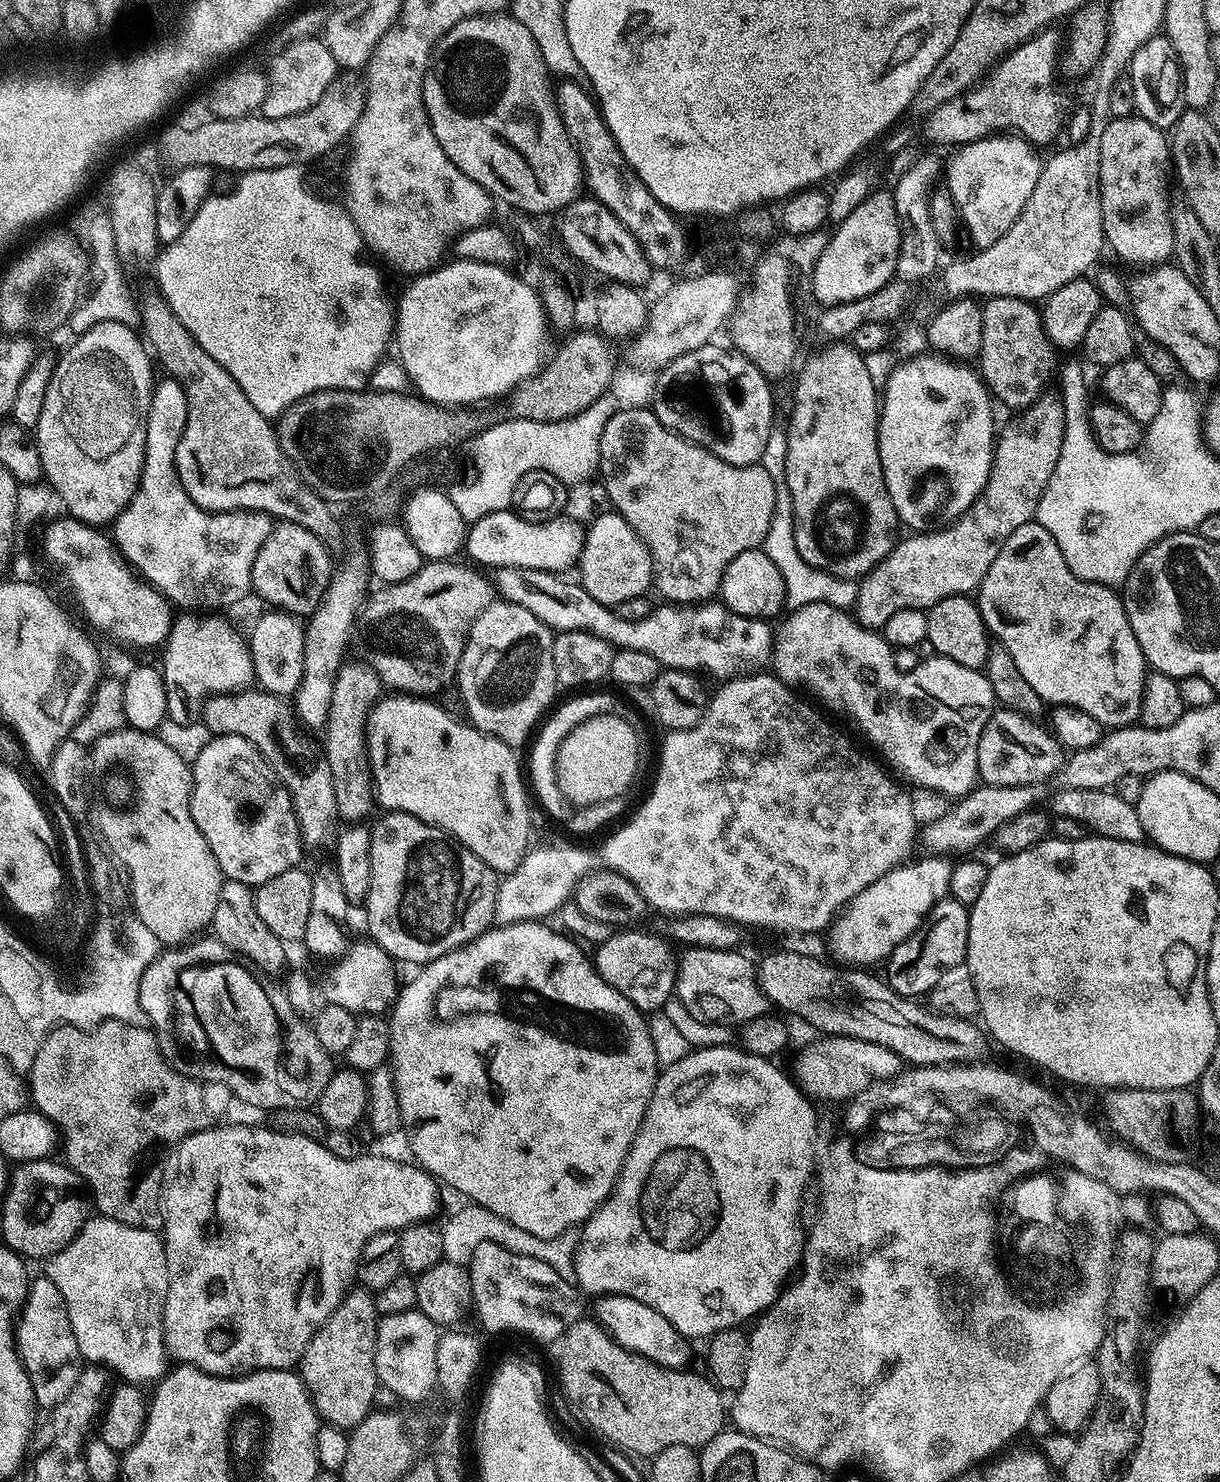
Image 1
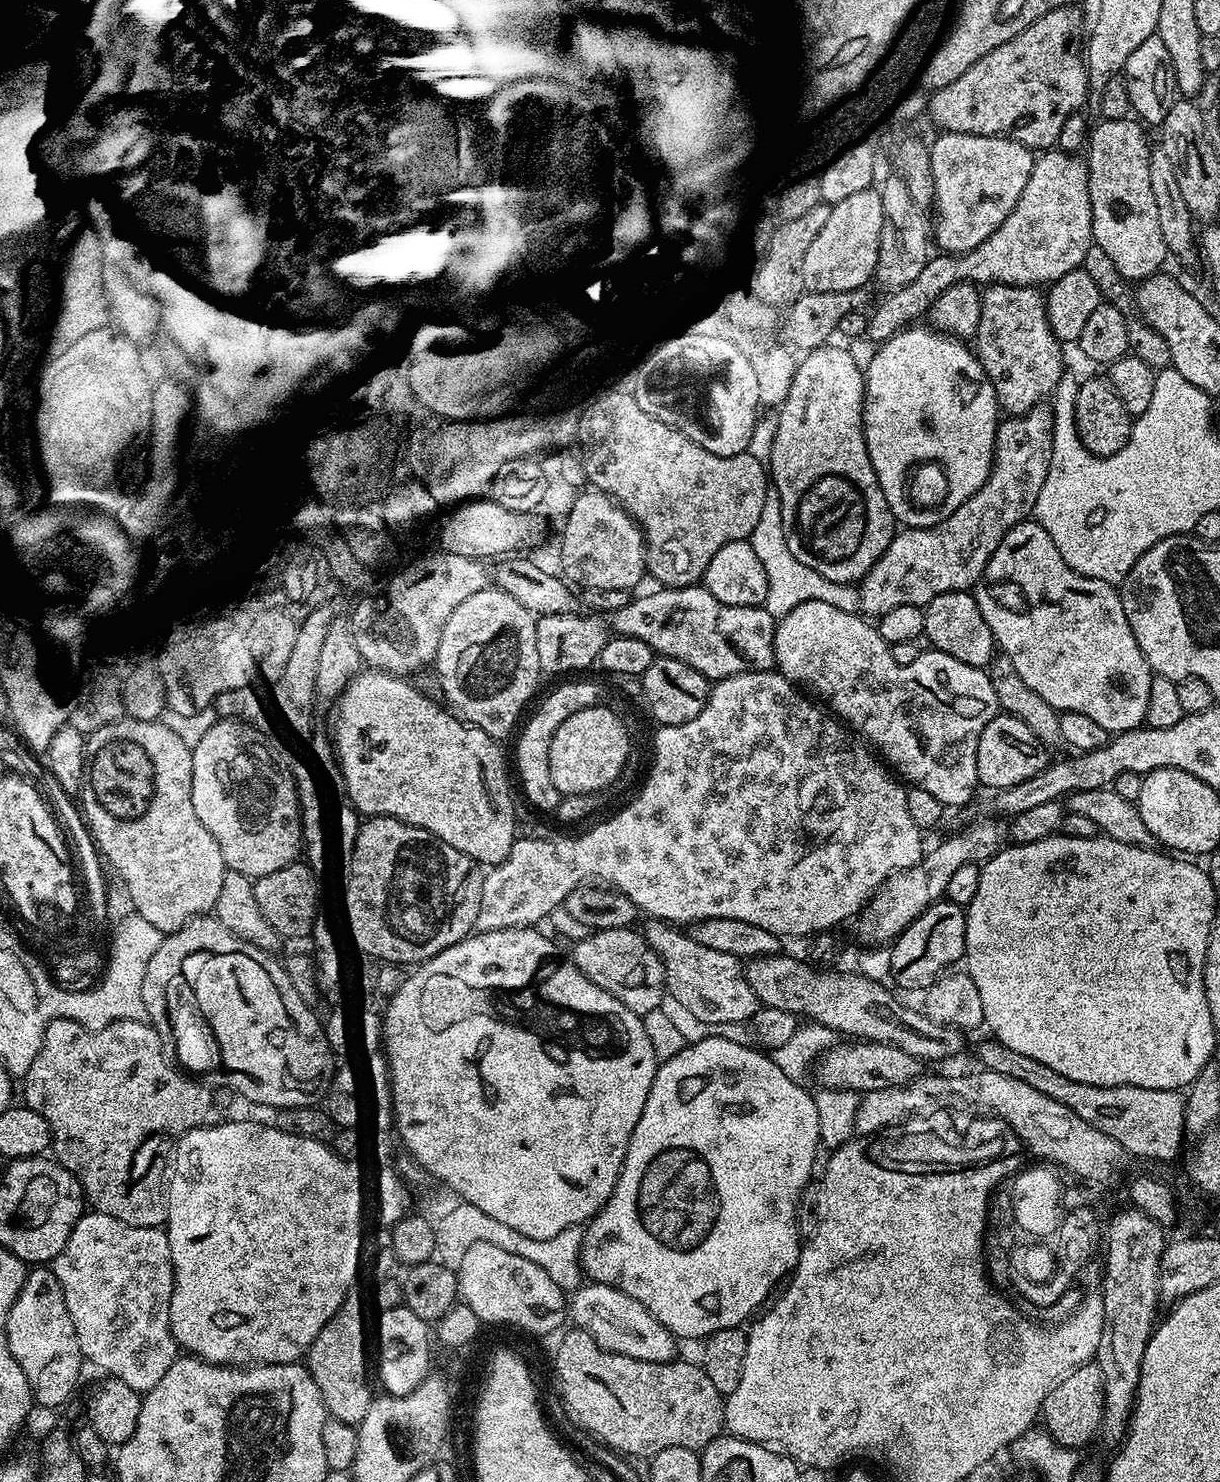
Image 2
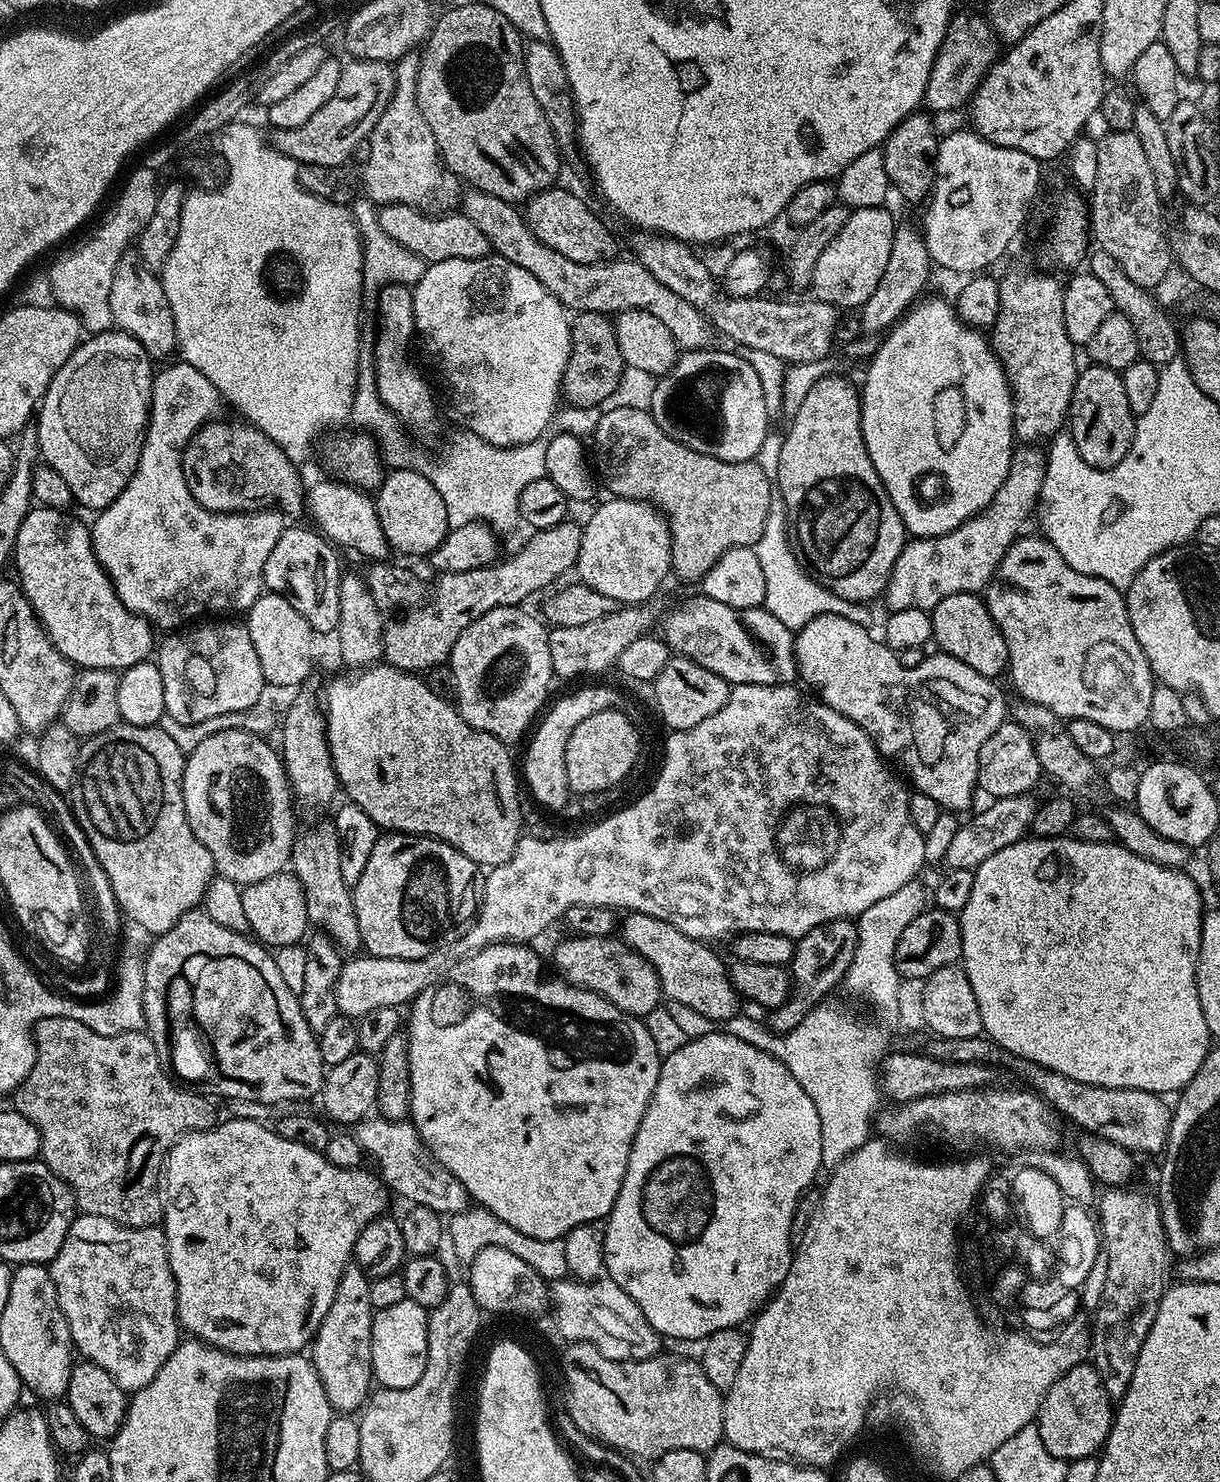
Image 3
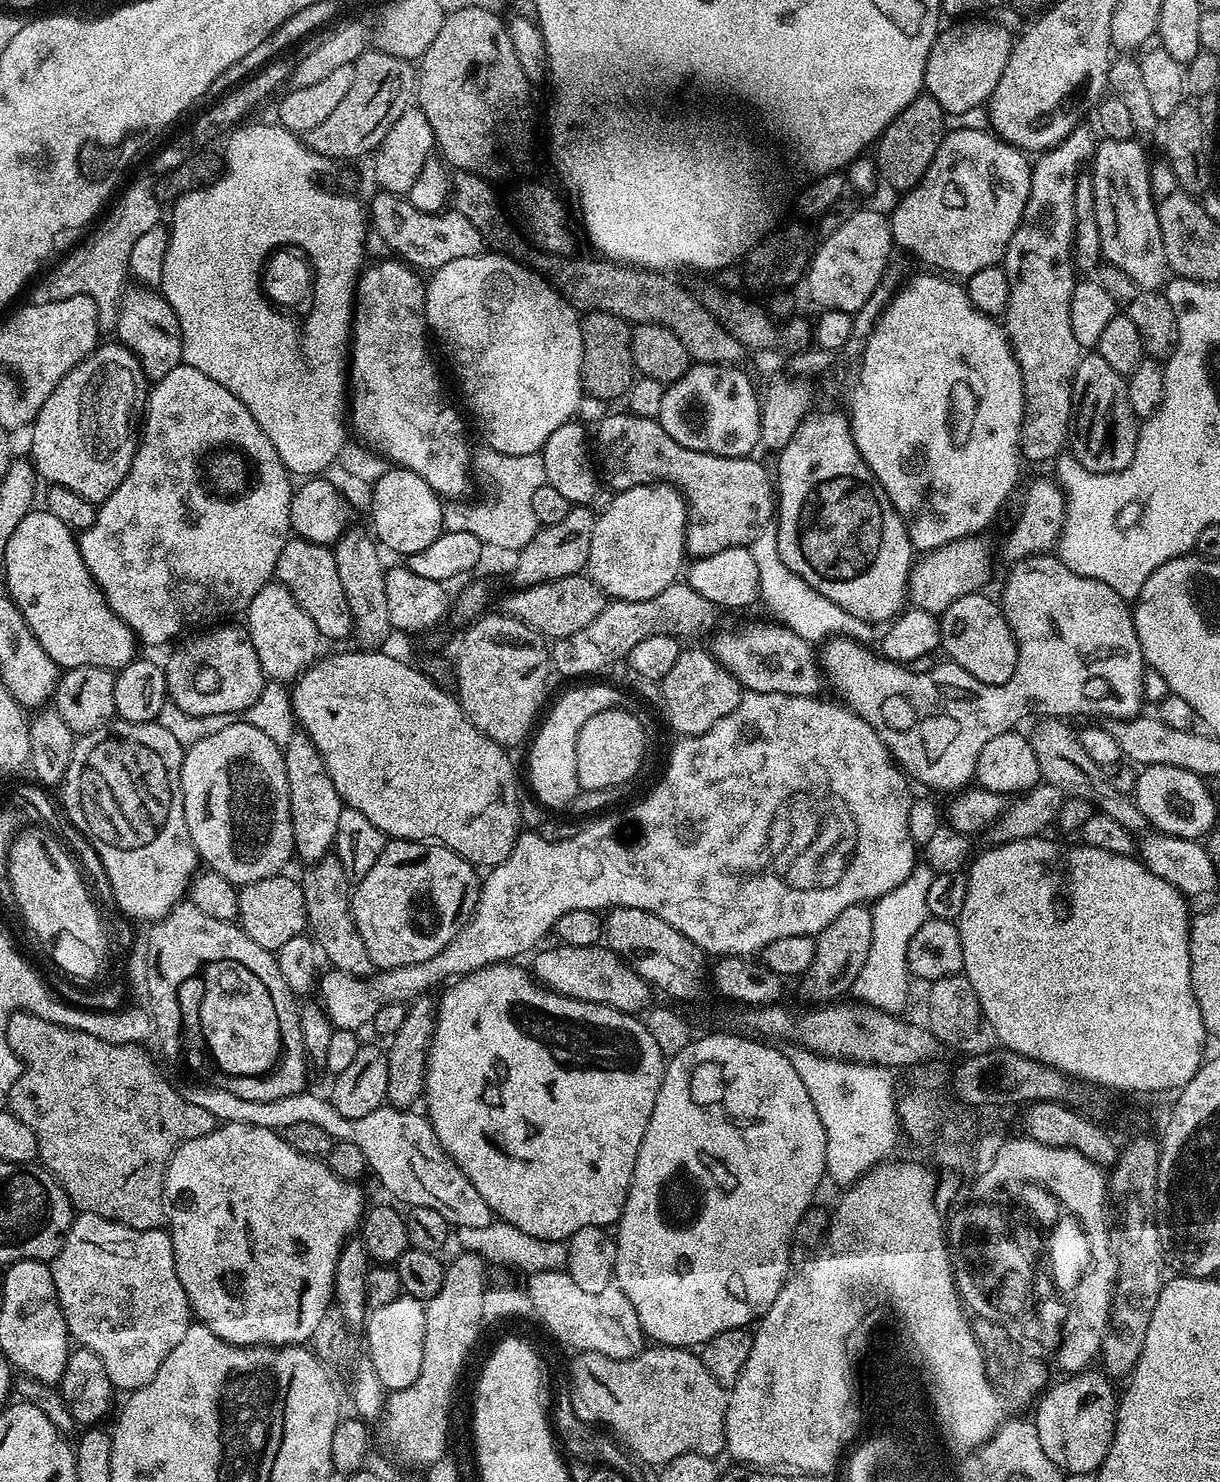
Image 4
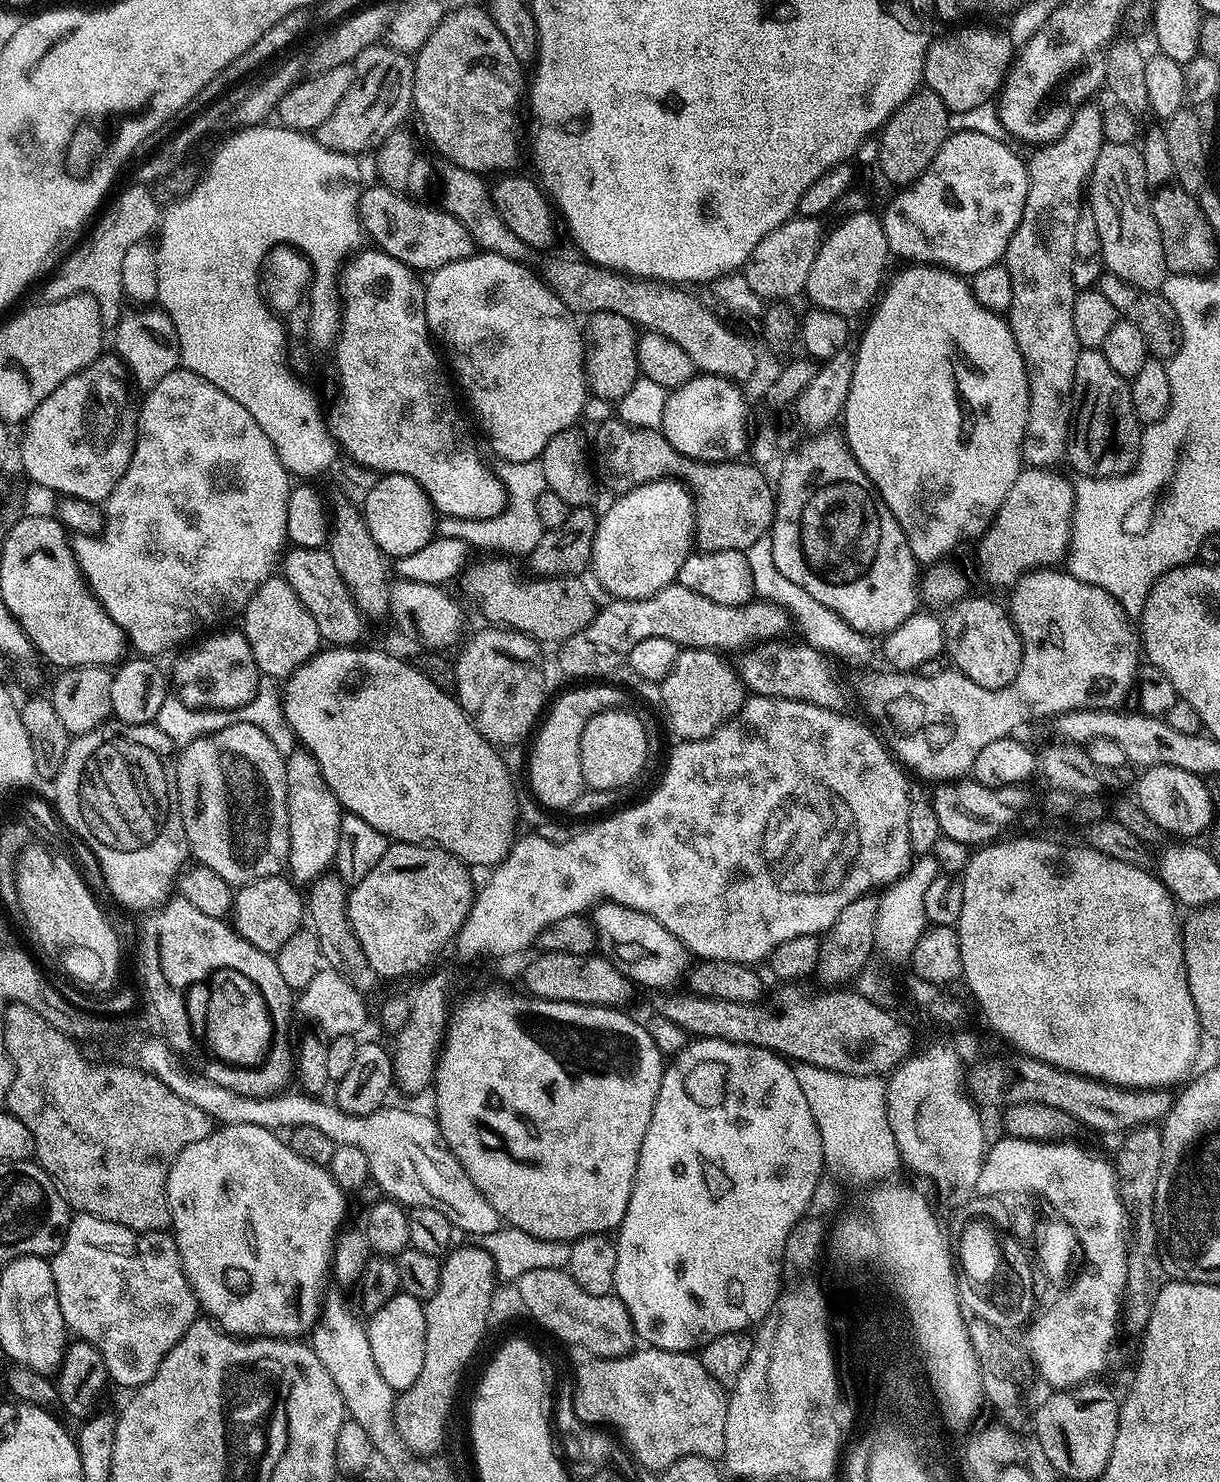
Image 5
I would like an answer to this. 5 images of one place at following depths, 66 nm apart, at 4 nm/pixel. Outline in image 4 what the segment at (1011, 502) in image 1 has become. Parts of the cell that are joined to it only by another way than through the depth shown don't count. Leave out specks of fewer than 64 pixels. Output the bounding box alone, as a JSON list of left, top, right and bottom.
[907,534,992,614]

